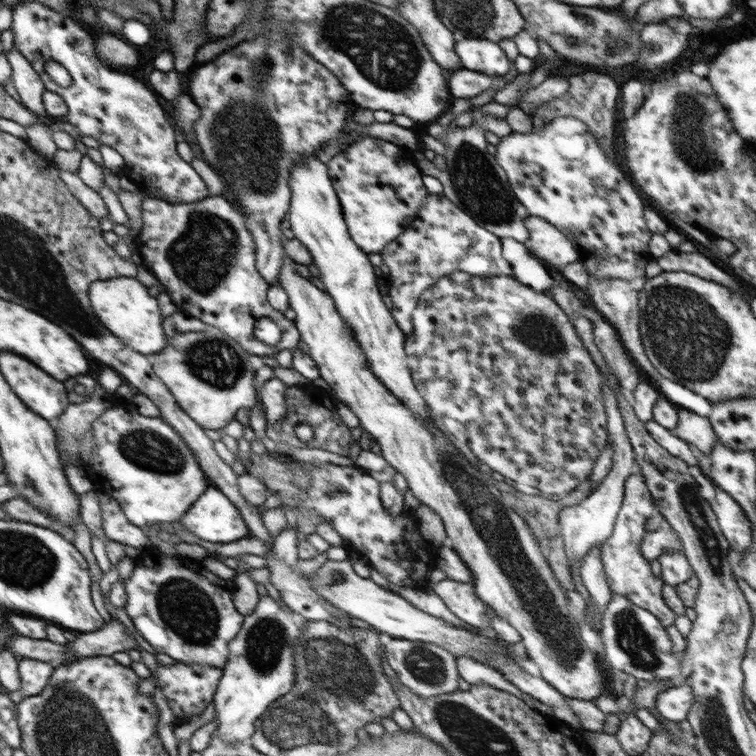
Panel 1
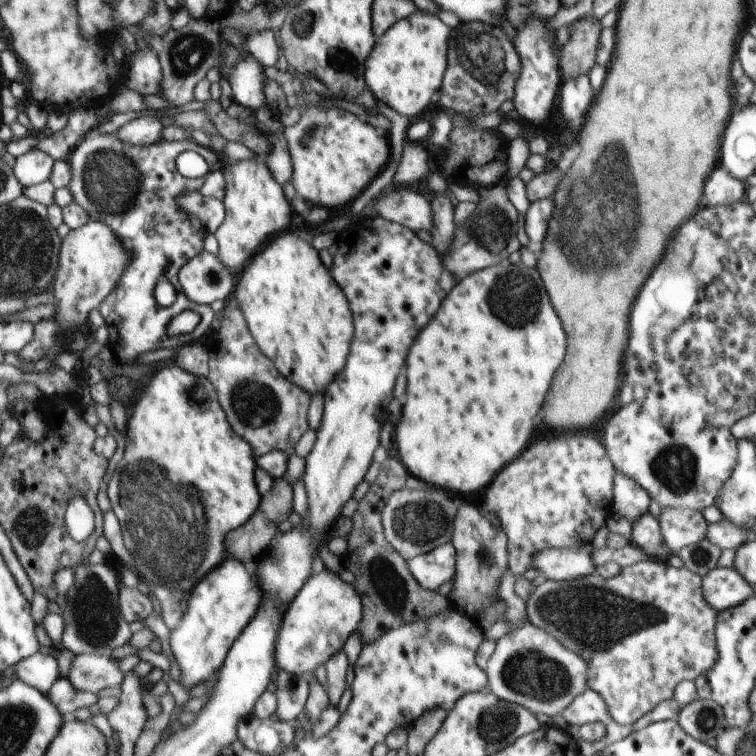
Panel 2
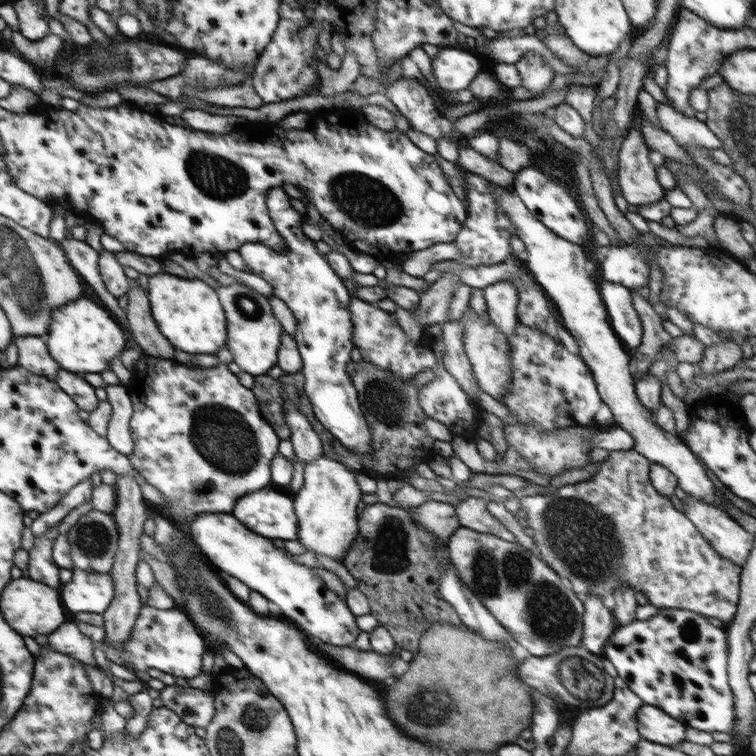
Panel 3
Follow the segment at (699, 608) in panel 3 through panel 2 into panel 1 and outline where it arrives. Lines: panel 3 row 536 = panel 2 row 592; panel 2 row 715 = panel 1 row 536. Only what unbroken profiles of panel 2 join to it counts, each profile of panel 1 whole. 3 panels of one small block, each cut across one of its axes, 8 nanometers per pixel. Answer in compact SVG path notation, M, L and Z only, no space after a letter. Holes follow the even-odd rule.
M633 472L626 478L623 503L618 511L612 535L600 547L602 550L600 558L602 558L606 582L612 594L624 596L624 598L630 599L632 604L648 610L661 622L662 627L667 629L674 625L676 613L664 601L662 586L665 582L662 577L656 577L652 573L650 561L646 557L642 557L642 553L640 553L640 542L642 542L644 534L649 532L646 530L646 522L654 514L654 509L656 509L656 505L646 486L643 474Z

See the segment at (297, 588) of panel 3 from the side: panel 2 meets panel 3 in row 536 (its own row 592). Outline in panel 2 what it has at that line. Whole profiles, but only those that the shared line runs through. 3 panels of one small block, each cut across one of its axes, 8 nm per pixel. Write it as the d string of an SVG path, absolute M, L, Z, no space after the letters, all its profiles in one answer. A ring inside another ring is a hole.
M238 559L220 562L218 568L210 572L210 576L206 575L200 584L189 592L188 612L182 622L171 630L170 635L171 650L180 664L182 684L186 688L204 682L222 666L226 652L242 634L242 630L250 622L250 616L258 612L263 590L258 586L256 576L248 570L250 567L247 568L245 564L238 562Z

